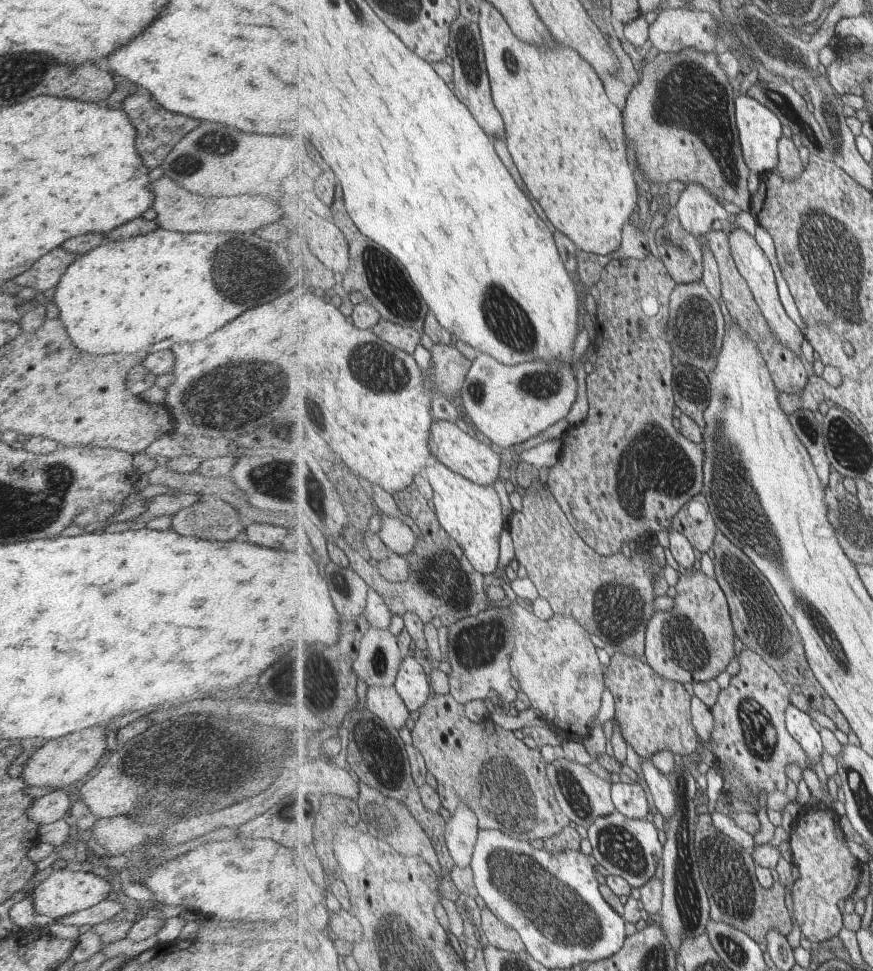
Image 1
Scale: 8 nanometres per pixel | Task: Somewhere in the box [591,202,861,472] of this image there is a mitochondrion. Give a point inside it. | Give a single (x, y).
(700, 317)

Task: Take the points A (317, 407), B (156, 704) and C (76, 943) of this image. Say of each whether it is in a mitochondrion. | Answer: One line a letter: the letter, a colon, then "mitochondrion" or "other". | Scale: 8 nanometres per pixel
A: mitochondrion
B: other
C: other

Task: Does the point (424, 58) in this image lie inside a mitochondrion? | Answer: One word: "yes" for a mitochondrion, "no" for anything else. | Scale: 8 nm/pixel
no

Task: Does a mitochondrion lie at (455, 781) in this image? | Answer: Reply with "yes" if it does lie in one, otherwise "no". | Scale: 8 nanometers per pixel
no

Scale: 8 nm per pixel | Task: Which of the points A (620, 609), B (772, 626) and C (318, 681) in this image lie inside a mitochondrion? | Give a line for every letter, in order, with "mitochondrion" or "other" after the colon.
A: mitochondrion
B: mitochondrion
C: mitochondrion

